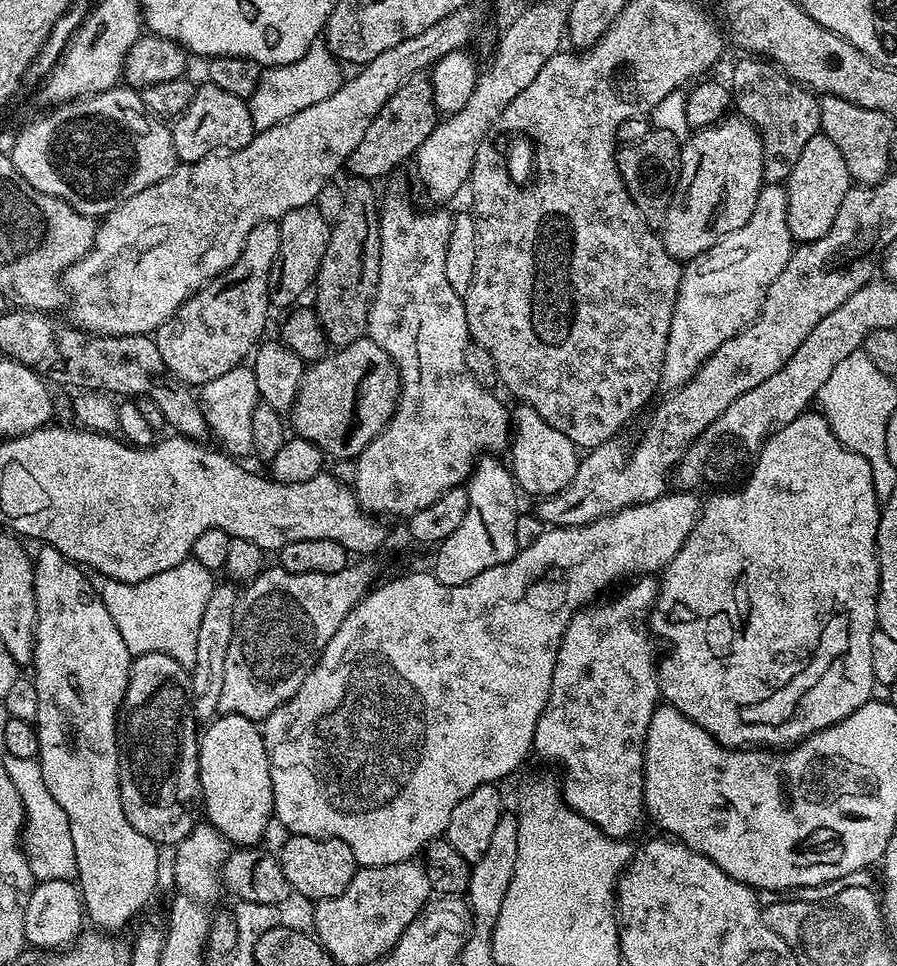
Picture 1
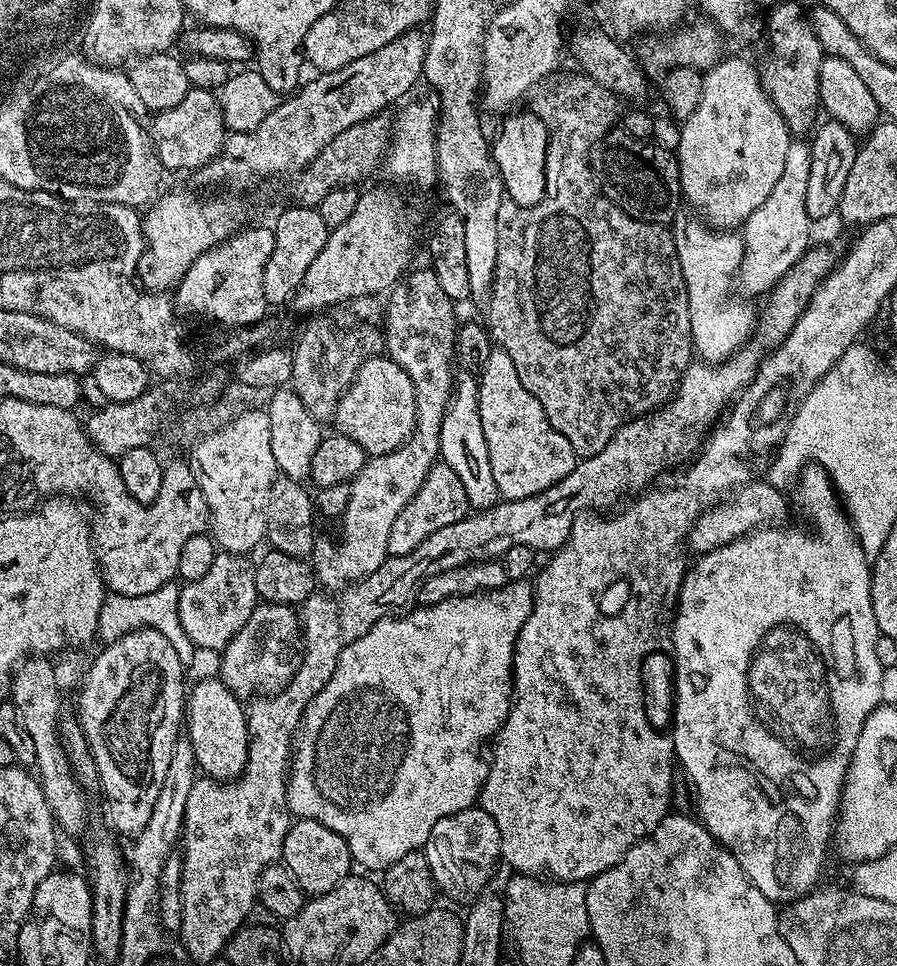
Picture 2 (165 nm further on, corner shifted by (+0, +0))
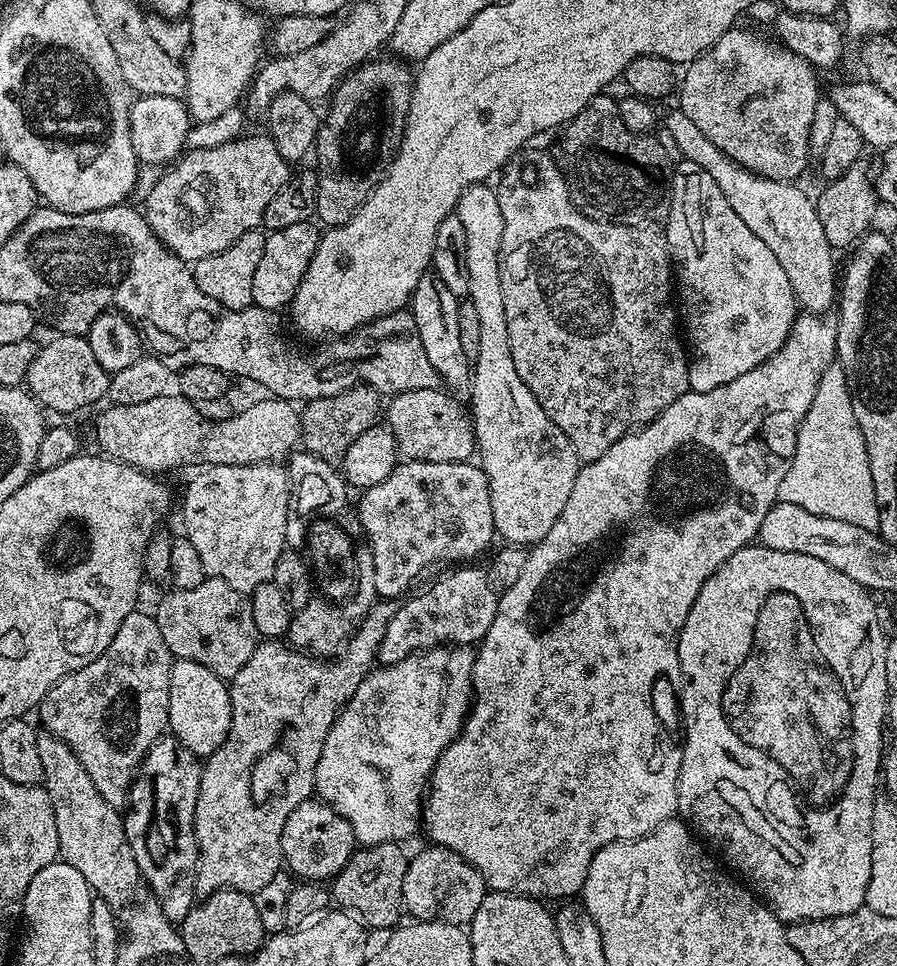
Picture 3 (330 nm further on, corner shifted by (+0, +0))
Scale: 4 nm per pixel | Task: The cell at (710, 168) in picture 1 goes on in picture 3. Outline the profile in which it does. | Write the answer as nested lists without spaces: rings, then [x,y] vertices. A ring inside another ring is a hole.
[[[734,26],[726,34],[722,34],[722,38],[718,38],[718,42],[714,42],[714,46],[710,46],[697,60],[692,61],[683,69],[684,76],[682,72],[682,79],[678,84],[678,96],[680,92],[679,111],[684,112],[686,118],[694,121],[694,126],[698,126],[698,130],[702,130],[702,134],[706,134],[706,138],[710,138],[710,142],[714,142],[719,150],[724,151],[729,158],[742,165],[746,170],[756,172],[768,179],[799,181],[799,176],[803,174],[808,160],[810,161],[808,139],[810,138],[810,122],[814,122],[814,106],[822,99],[822,92],[816,85],[817,69],[813,68],[810,62],[806,62],[806,58],[798,58],[798,54],[794,54],[783,44],[773,42],[771,39],[769,39],[770,41],[763,40],[758,33],[747,32],[746,29],[740,27]]]

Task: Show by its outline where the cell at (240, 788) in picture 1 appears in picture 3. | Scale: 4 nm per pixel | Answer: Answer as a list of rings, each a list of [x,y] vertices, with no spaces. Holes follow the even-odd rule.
[[[176,660],[170,674],[170,710],[168,711],[168,727],[171,735],[176,737],[186,750],[190,750],[197,758],[213,756],[228,741],[230,722],[232,721],[232,703],[228,693],[229,685],[221,677],[214,675],[206,666],[193,660]]]

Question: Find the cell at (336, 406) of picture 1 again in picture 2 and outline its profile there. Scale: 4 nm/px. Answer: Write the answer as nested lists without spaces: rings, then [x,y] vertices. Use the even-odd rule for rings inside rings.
[[[387,354],[370,356],[362,362],[358,374],[354,374],[354,382],[342,394],[342,398],[336,407],[334,424],[337,424],[339,435],[346,438],[354,438],[358,446],[362,446],[365,457],[390,454],[390,450],[398,450],[398,446],[407,444],[412,437],[412,431],[416,428],[416,395],[414,394],[414,382],[410,382],[410,374],[398,366],[392,357]]]

